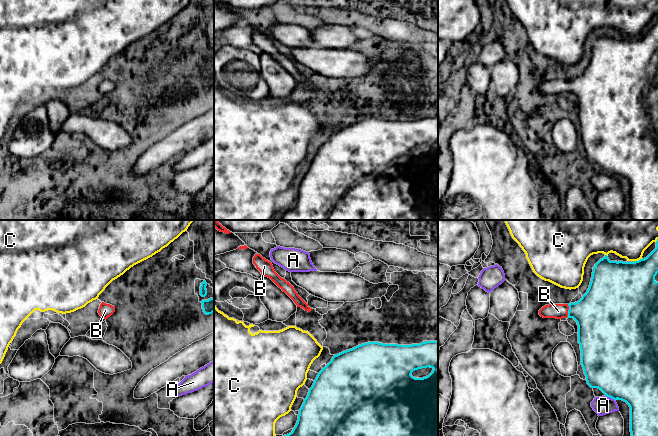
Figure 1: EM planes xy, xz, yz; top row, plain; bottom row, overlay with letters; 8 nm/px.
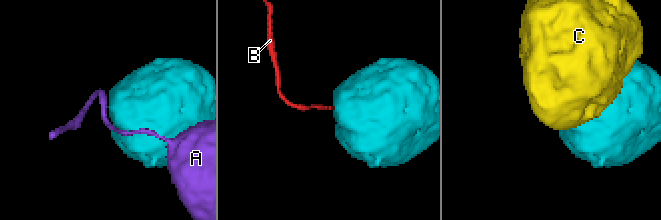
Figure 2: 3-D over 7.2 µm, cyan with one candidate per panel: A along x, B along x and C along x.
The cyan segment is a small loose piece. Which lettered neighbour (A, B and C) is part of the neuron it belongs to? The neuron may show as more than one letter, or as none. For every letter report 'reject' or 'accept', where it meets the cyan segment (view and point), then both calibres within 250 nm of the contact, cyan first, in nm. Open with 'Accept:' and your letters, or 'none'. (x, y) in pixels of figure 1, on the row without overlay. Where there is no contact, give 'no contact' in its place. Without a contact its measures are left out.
Accept: B
A: reject; contact yz (610, 173); calibres 480 and 150 nm
B: accept; contact yz (568, 87); calibres 380 and 120 nm
C: reject; contact yz (638, 36); calibres 440 and 280 nm

